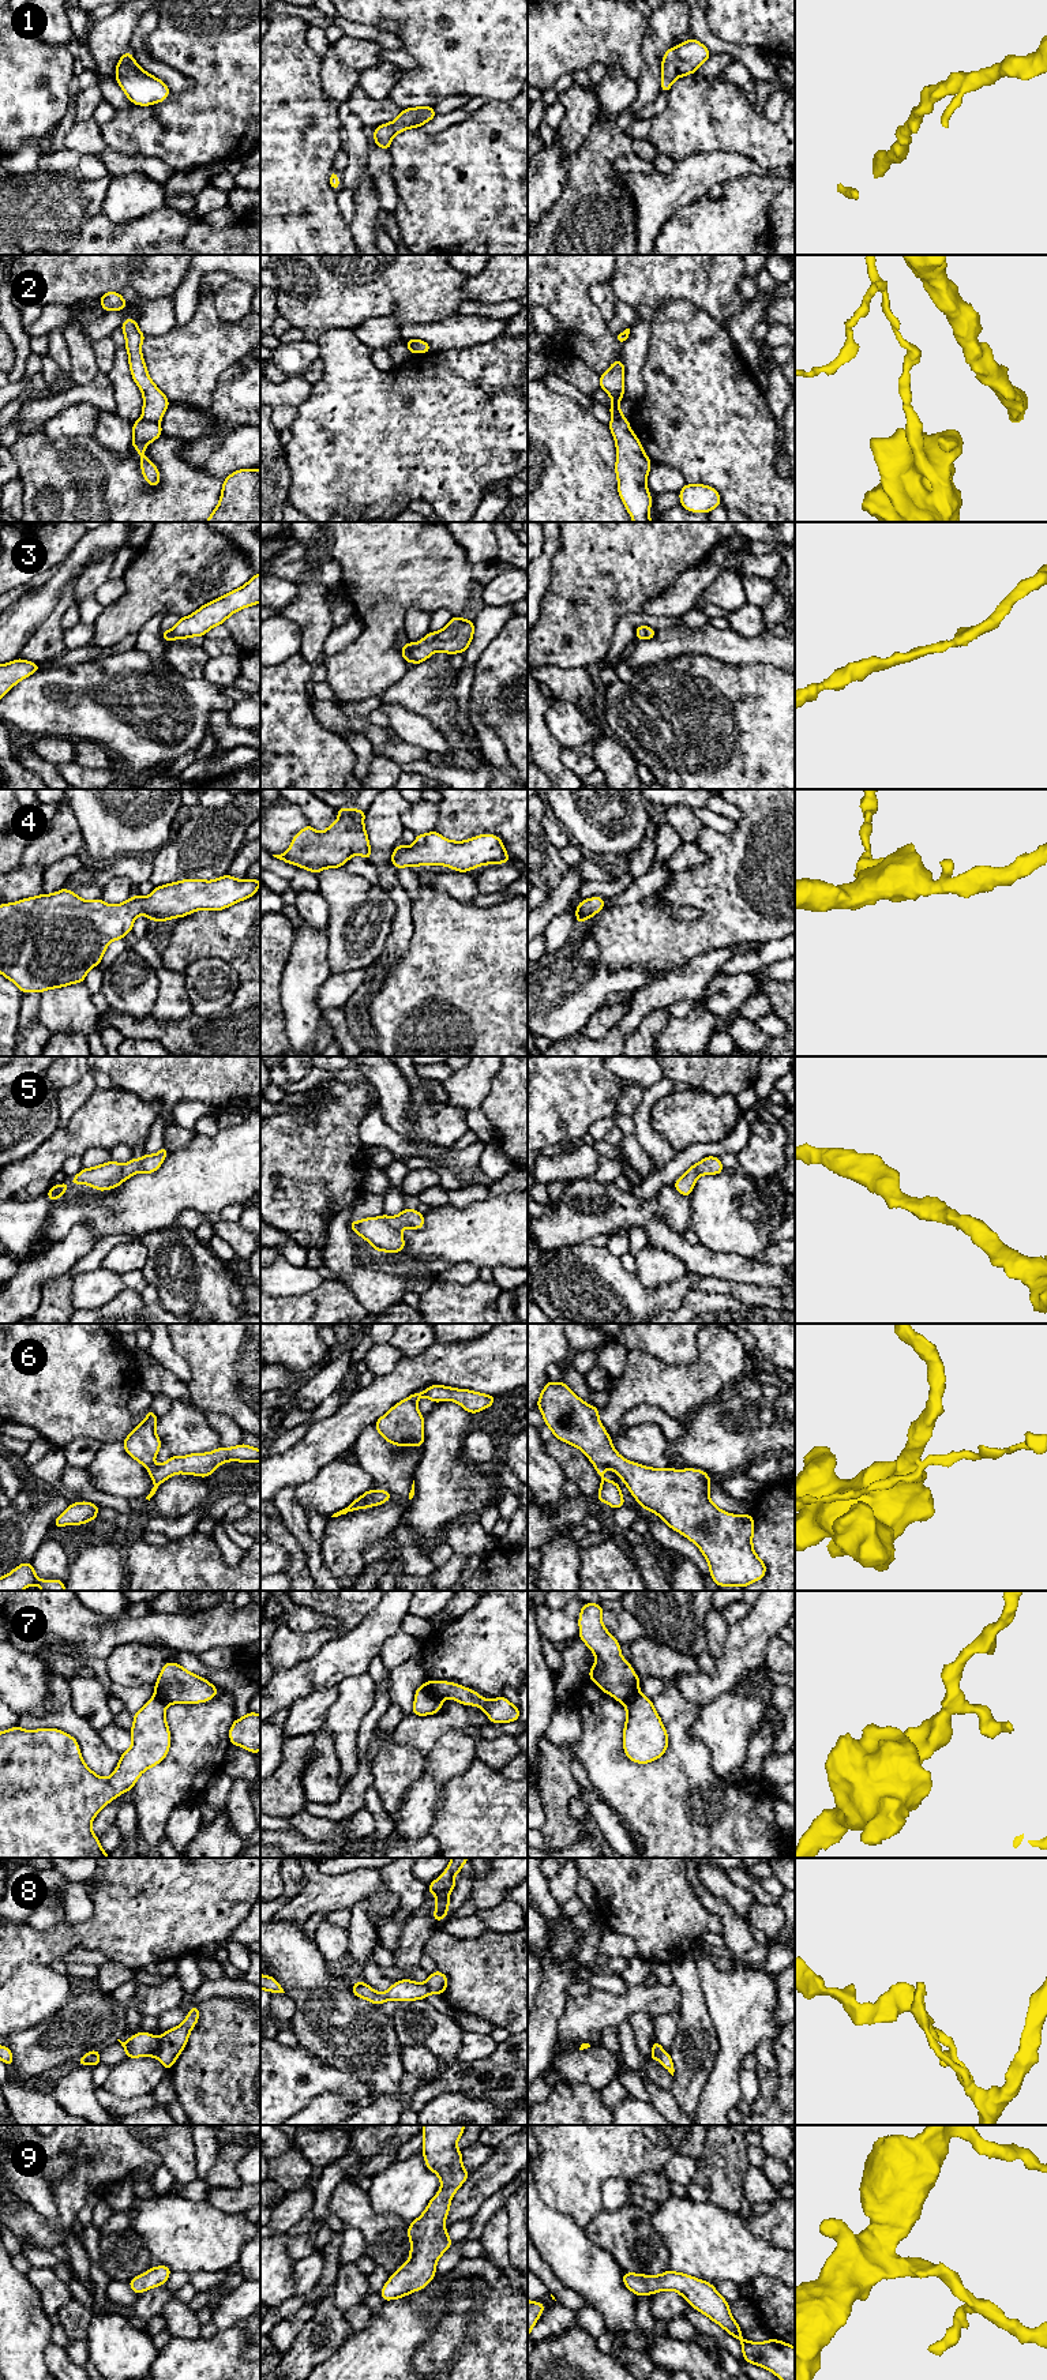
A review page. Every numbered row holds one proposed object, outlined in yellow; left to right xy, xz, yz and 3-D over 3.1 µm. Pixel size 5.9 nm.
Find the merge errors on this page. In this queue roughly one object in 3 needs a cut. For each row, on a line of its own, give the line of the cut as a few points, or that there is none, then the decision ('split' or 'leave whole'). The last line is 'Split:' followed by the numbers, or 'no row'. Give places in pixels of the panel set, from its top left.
1: no cut | leave whole
2: xy (142, 417), (158, 423) | split
3: no cut | leave whole
4: no cut | leave whole
5: no cut | leave whole
6: yz (596, 1466), (604, 1468) | split
7: xz (426, 1682), (427, 1688), (441, 1701) | split
8: xy (160, 2039), (160, 2052), (156, 2056) | split
9: no cut | leave whole
Split: 2, 6, 7, 8

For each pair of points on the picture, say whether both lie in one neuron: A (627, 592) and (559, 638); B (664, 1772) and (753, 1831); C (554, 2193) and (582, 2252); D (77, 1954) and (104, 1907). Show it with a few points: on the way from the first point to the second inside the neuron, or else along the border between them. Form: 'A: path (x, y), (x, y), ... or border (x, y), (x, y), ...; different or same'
A: path (611, 592), (605, 592), (575, 622); same
B: path (686, 1789), (690, 1789), (713, 1813), (731, 1816); same
C: border (541, 2196), (554, 2208), (567, 2213), (584, 2229); different
D: border (62, 1959), (75, 1947), (98, 1951), (108, 1959); different

